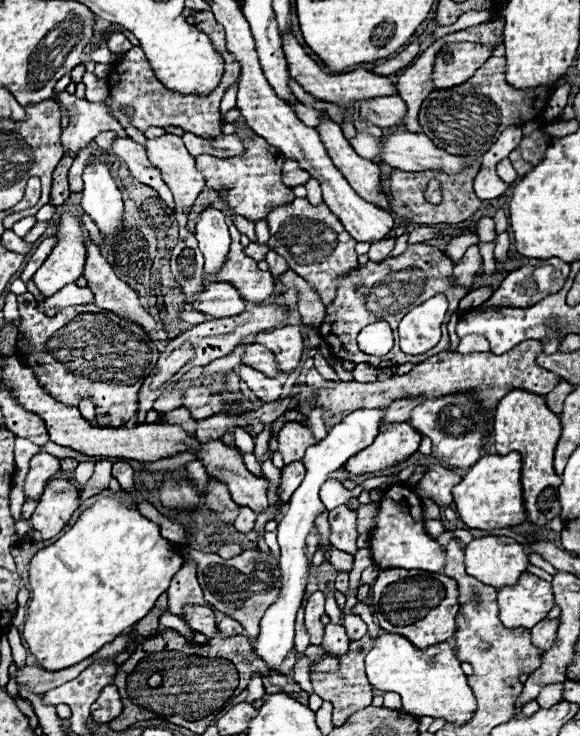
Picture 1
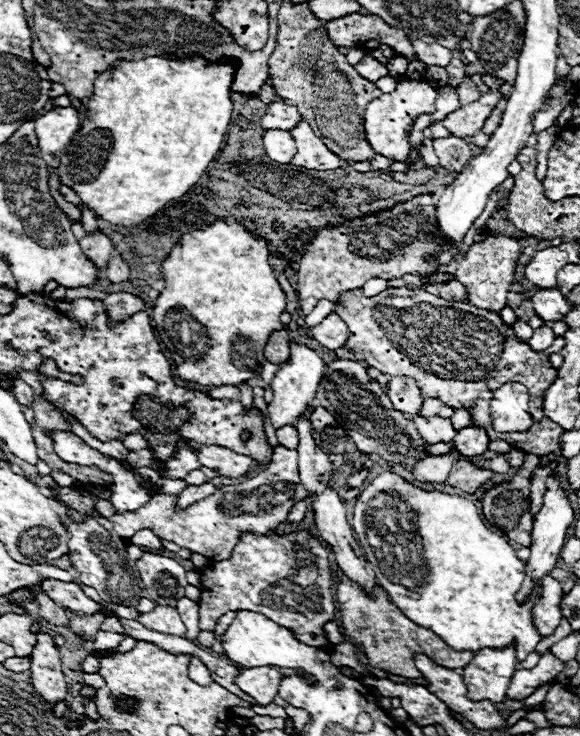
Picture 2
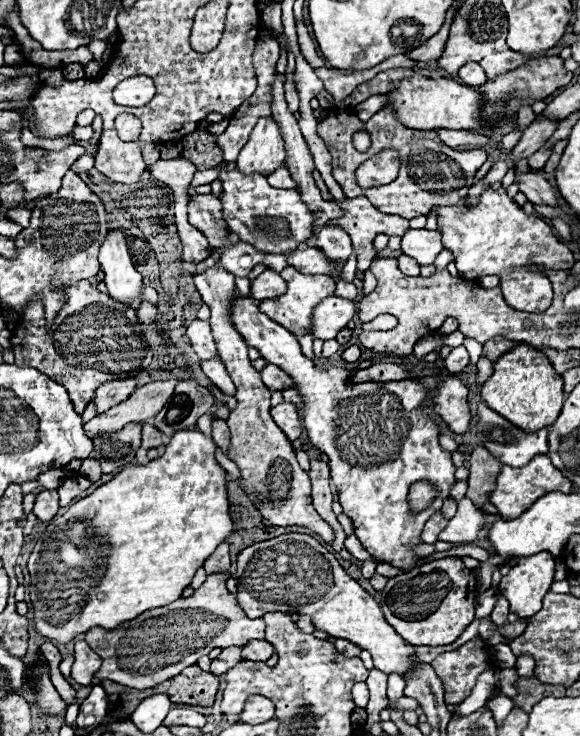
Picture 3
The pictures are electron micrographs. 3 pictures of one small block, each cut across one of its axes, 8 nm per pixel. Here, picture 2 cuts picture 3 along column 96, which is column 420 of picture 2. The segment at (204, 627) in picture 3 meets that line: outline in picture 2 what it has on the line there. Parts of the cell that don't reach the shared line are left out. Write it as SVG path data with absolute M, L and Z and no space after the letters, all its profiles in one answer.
M336 568L336 608L340 612L340 628L344 630L348 638L352 638L360 650L366 656L366 662L374 668L380 668L388 674L404 676L404 678L420 678L422 672L414 664L414 654L428 654L428 658L434 658L438 666L444 668L464 668L470 664L474 652L464 650L456 652L450 646L446 646L436 634L432 634L426 628L416 626L410 618L406 618L396 604L388 598L388 594L382 590L382 586L376 586L372 590L372 596L364 592L364 588L358 582L352 582L340 568Z

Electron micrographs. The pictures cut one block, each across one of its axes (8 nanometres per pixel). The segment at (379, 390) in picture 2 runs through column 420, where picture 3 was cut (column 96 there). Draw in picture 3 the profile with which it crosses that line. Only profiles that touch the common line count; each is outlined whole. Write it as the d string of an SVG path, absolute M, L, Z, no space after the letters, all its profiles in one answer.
M142 422L128 424L114 434L104 434L98 438L92 438L92 442L94 442L92 458L96 458L102 464L104 474L116 474L134 460L136 450L140 448L142 426L144 426Z

